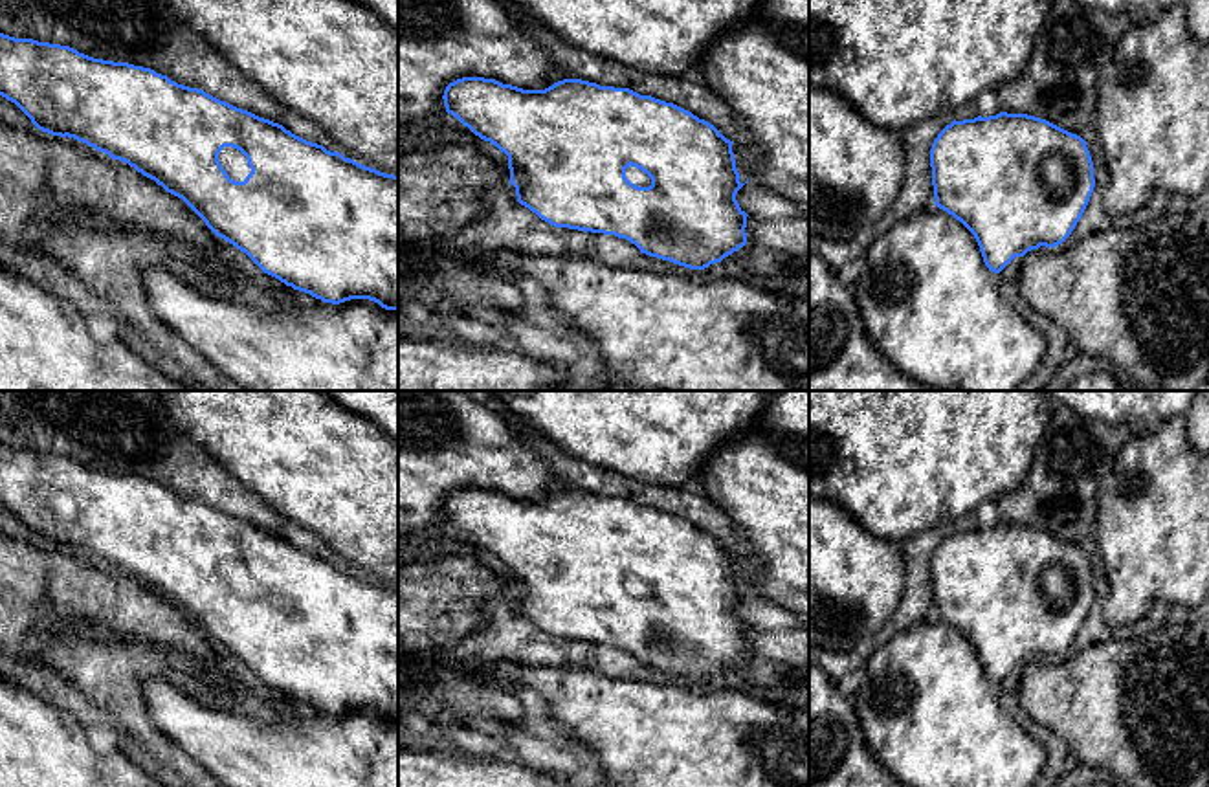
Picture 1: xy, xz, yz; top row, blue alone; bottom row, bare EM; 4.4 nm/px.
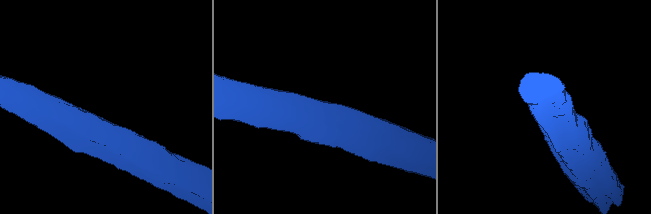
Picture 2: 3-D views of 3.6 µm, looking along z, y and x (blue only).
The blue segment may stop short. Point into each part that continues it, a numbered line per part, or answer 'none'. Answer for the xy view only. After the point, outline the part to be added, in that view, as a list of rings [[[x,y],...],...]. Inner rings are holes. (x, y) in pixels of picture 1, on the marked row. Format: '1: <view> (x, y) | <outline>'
1: xy (233, 162) | [[[224,147],[218,154],[218,161],[227,176],[235,182],[244,182],[246,176],[251,172],[246,156],[233,147]]]

